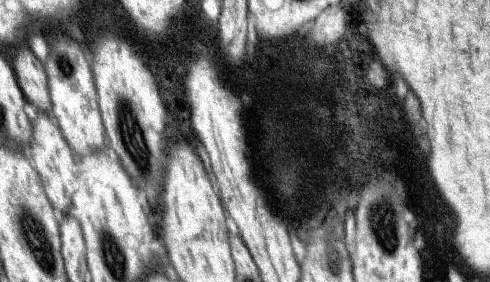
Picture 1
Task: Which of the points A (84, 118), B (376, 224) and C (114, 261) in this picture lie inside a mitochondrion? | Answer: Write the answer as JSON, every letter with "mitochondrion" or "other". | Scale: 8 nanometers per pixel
{"A":"other","B":"mitochondrion","C":"mitochondrion"}

